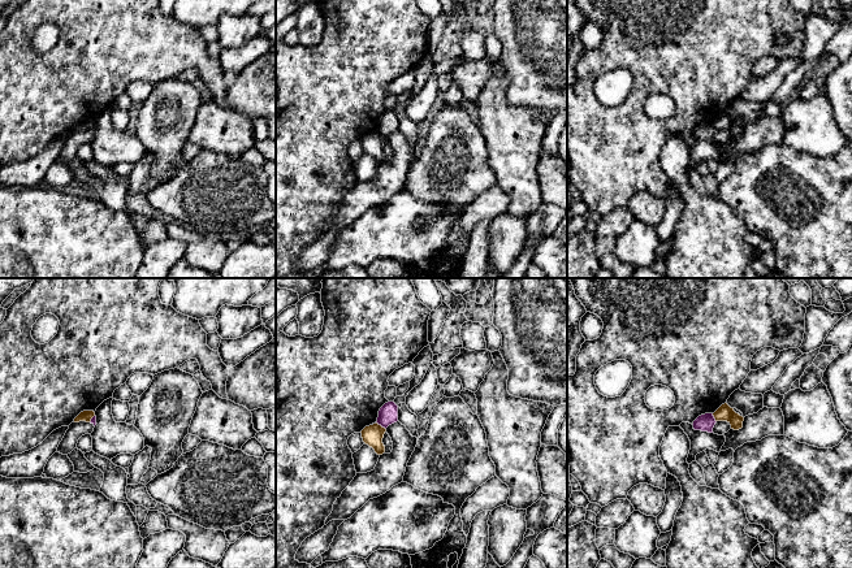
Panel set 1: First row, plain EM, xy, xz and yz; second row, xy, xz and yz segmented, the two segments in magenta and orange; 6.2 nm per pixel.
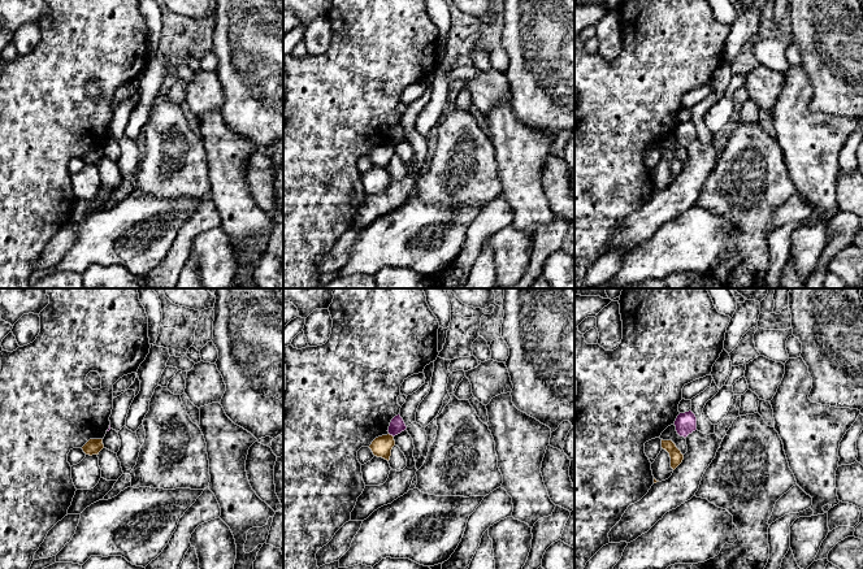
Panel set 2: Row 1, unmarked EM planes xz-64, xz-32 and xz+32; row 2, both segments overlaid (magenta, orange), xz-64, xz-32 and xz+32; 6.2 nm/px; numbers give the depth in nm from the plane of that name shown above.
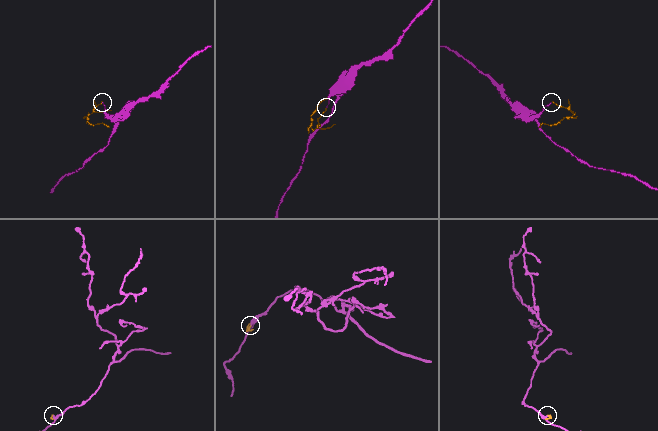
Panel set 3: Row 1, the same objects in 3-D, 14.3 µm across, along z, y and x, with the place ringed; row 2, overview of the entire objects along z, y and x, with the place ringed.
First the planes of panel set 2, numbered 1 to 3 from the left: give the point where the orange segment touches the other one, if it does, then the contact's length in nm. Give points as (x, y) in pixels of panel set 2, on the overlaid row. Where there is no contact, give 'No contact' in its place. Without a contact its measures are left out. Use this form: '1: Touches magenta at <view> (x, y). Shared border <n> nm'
1: No contact
2: Touches magenta at xz-32 (391, 434). Shared border 40 nm
3: No contact

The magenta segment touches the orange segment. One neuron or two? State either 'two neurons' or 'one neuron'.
two neurons

